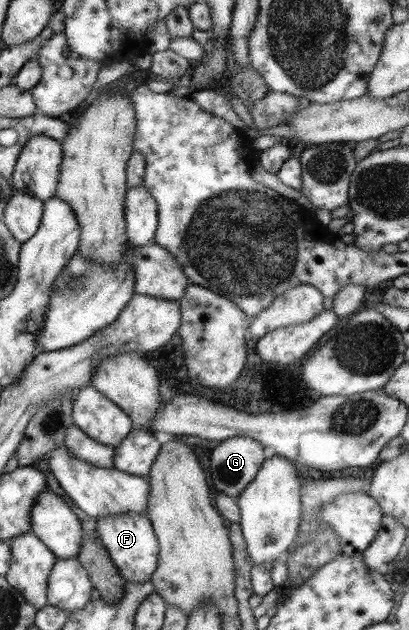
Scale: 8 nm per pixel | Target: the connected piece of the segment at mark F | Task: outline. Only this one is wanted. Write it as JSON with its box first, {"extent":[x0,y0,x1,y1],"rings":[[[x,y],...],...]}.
{"extent":[95,514,158,583],"rings":[[[121,514],[107,516],[96,521],[95,532],[98,540],[109,555],[111,564],[126,581],[143,583],[150,581],[155,572],[158,557],[158,541],[155,538],[149,519],[143,514]]]}

